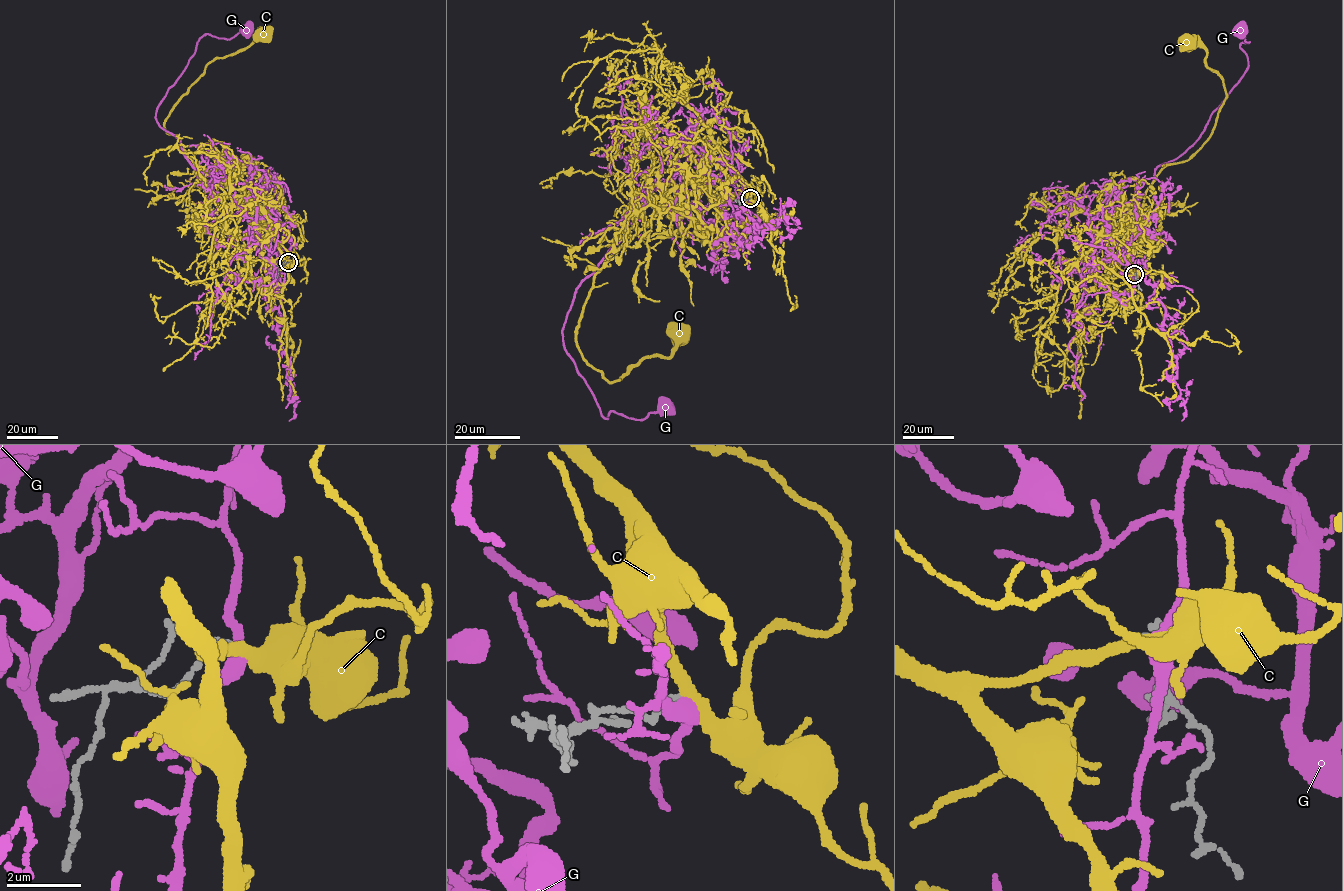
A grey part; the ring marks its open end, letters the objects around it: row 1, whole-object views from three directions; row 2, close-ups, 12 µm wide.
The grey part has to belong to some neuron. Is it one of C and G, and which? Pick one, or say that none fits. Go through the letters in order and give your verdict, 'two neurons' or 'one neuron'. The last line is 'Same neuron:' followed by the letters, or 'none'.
C: one neuron
G: two neurons
Same neuron: C

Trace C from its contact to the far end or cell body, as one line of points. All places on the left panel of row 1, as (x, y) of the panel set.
C: (288, 262), (261, 209), (202, 182), (164, 122), (209, 62), (245, 50), (262, 33)

